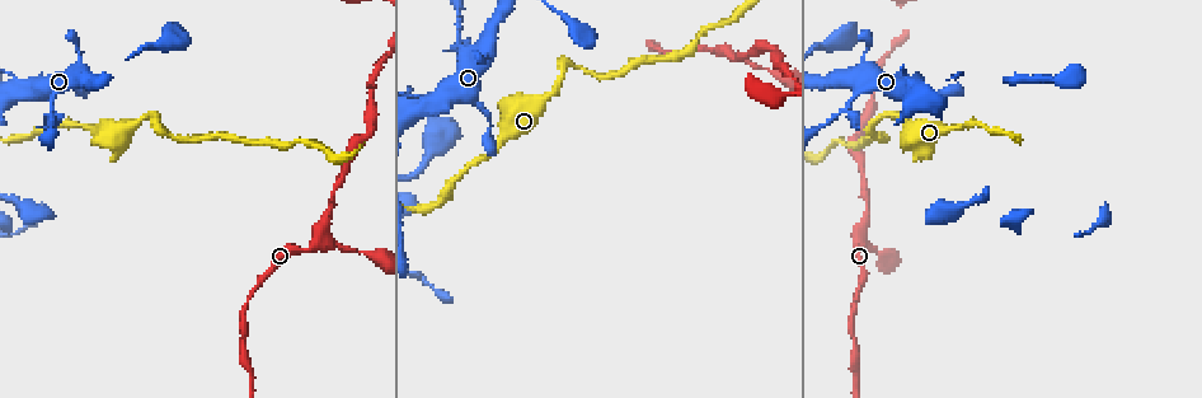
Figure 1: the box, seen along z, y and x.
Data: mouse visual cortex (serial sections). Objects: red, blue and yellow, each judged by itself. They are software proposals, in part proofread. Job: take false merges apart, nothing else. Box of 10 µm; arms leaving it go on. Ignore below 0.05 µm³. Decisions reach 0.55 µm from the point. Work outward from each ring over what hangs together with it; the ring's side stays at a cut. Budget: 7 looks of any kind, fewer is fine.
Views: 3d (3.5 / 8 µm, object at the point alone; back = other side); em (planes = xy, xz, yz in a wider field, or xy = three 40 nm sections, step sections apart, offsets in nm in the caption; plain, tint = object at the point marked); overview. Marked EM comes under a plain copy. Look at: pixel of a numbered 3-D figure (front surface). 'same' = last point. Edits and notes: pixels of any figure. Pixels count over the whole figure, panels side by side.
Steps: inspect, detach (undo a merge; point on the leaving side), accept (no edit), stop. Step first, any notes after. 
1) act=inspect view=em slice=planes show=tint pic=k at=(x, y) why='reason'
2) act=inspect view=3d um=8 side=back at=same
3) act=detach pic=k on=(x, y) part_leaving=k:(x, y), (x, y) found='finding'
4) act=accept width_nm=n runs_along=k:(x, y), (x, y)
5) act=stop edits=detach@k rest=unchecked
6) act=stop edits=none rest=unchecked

act=inspect view=3d um=3.5 side=back pic=1 at=(423, 99) why='thick turns thin'

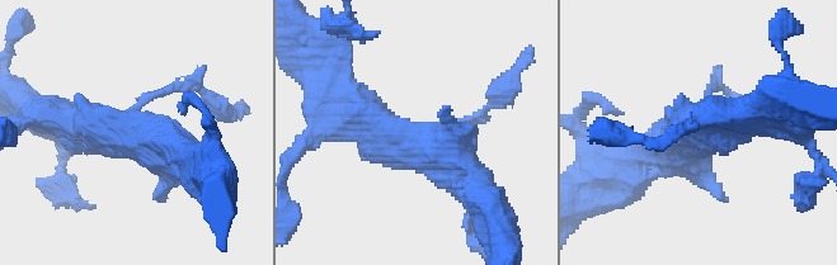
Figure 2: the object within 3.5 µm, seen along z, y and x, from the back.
act=inspect view=em slice=xy step=3 show=tint pic=2 at=(420, 131) why='need the tissue'

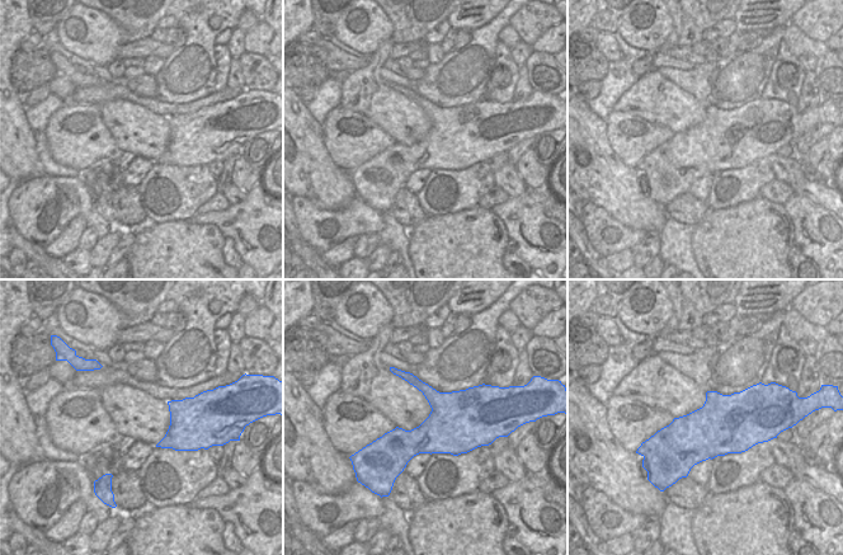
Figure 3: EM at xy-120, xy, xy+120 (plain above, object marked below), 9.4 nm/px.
act=accept runs_along=2:(67, 122), (118, 129), (145, 98), (184, 79) found='all the same cell'

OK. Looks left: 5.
act=inspect view=3d um=3.5 pic=1 at=(458, 29) why='thin neck'

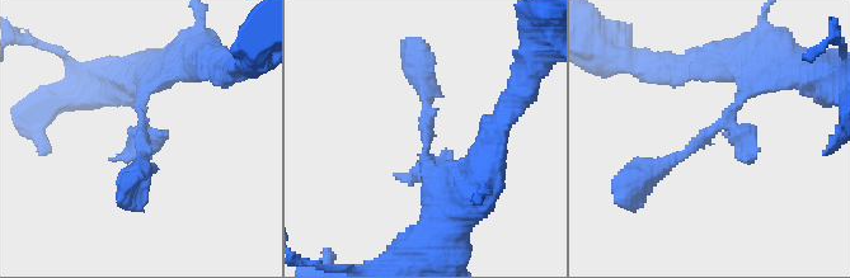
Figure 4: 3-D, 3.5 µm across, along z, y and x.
act=inspect view=em slice=xy step=1 show=tint pic=4 at=(141, 127)

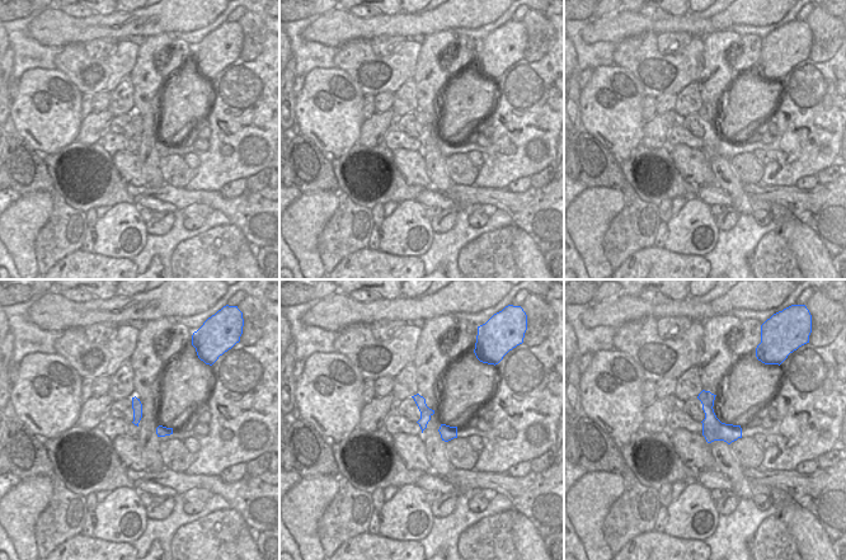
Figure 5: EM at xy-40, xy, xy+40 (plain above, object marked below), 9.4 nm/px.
act=accept runs_along=4:(765, 70), (688, 152), (644, 175) found='one cell here'

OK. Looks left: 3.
act=inspect view=3d um=8 pic=1 at=(159, 131) why='sharp bend'

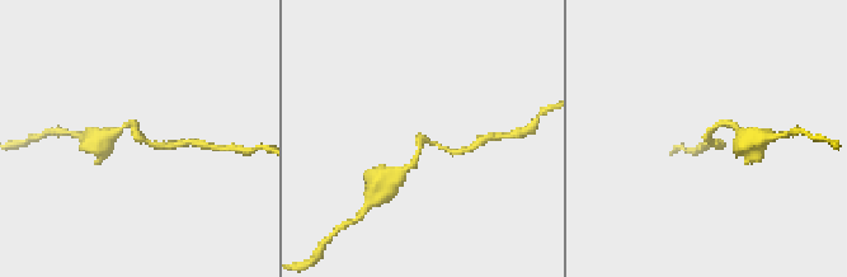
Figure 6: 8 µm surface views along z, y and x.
act=inspect view=em slice=planes show=tint at=same arm_widths_nm=150,200 why='shape alone is not enough'

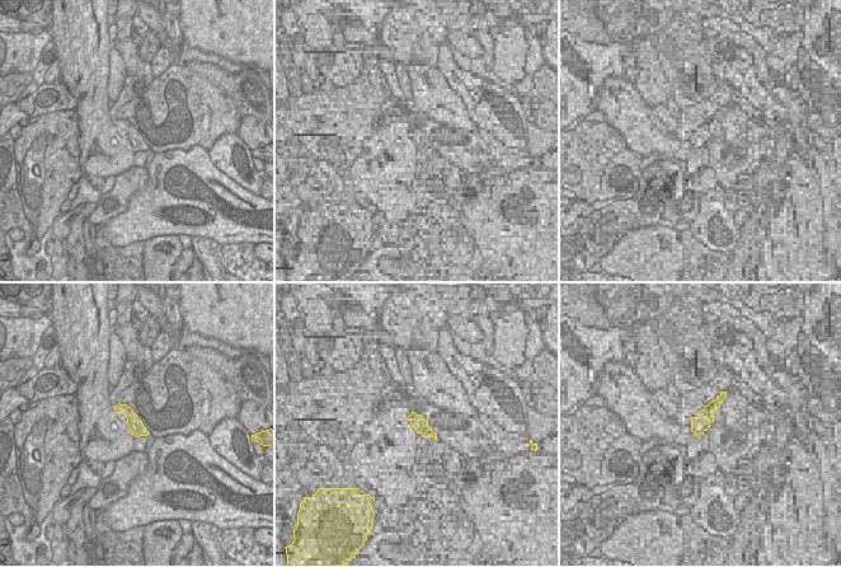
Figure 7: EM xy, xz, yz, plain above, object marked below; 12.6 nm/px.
act=accept runs_along=7:(120, 407), (144, 432) found='continuous, no second cell'

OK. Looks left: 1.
act=stop edits=none rest=unchecked

